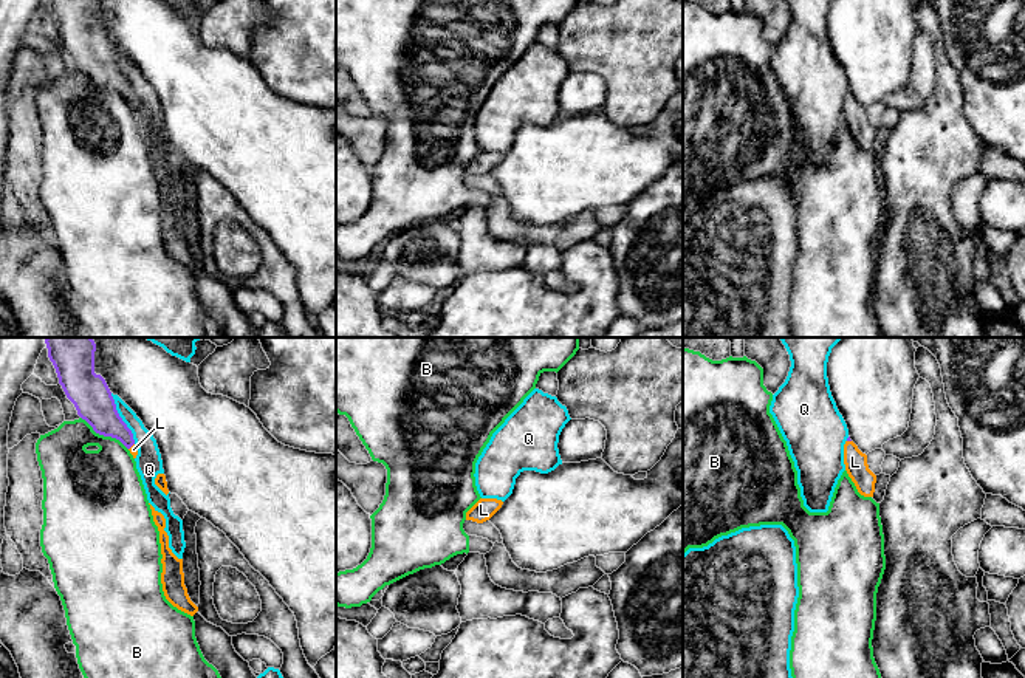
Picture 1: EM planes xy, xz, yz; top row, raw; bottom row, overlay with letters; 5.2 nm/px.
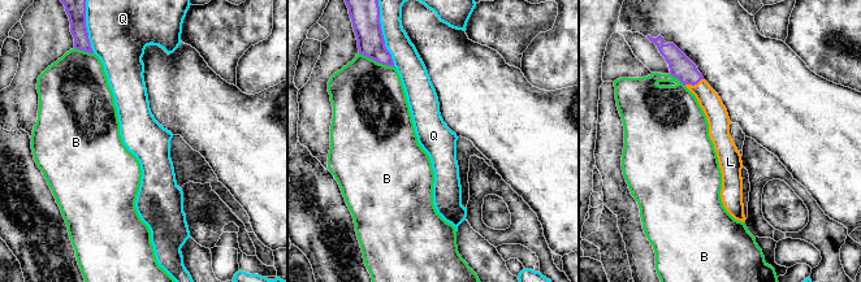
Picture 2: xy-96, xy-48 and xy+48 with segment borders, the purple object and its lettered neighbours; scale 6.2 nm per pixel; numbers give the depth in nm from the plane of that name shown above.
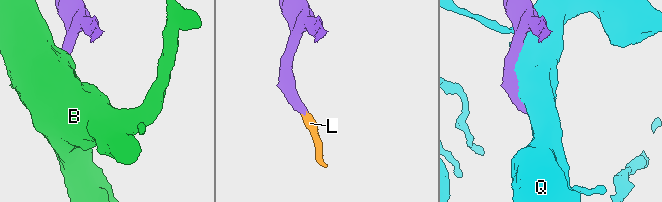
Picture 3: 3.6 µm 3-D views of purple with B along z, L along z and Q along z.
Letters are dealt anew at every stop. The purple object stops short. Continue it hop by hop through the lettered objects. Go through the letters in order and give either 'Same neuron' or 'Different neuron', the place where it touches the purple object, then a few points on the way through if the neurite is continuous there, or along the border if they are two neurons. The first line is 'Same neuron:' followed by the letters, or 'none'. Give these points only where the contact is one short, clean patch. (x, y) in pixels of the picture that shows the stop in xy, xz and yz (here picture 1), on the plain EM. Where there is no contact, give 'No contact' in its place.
Same neuron: L
B: Different neuron. Touches purple at xy (104, 89)
L: Same neuron. Touches purple at xy (132, 98). Path across: xy (99, 64), (132, 98), (133, 102)
Q: Different neuron. Touches purple at xy (121, 71)

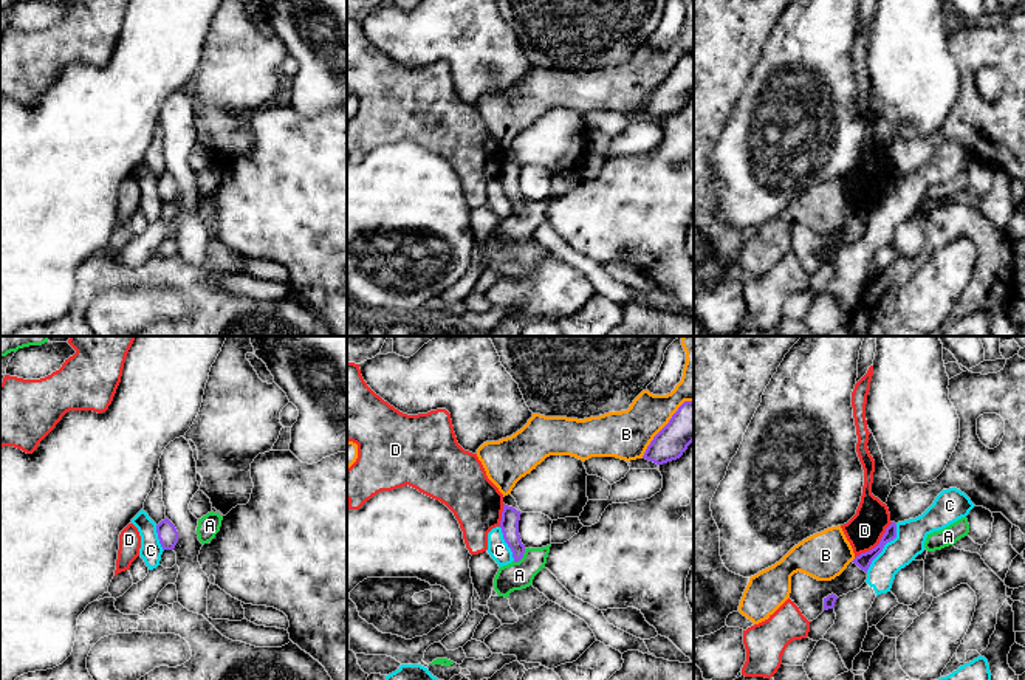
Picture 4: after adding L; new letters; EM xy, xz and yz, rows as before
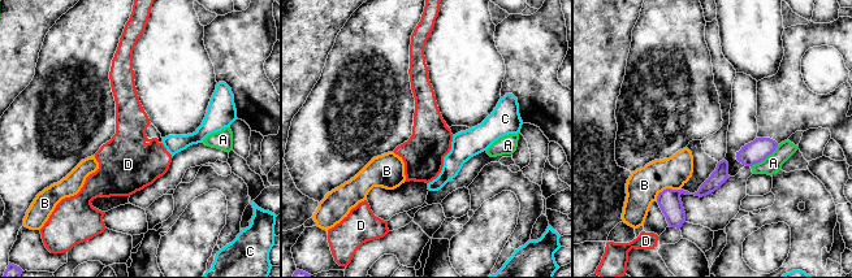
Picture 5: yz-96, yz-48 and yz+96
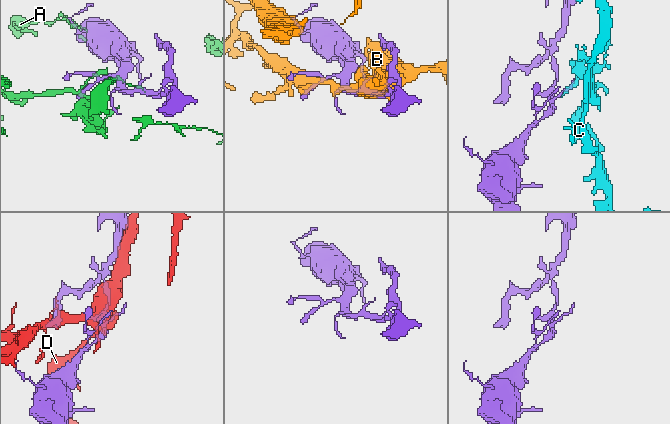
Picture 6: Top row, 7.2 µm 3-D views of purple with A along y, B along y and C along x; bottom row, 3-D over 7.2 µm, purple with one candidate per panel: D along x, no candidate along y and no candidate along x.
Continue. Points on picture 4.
Same neuron: none
A: Different neuron. Touches purple at xz (522, 209)
B: Different neuron. Touches purple at xz (665, 79)
C: Different neuron. Touches purple at yz (883, 200). Boundary: yz (897, 177), (897, 188), (884, 199), (866, 225)
D: Different neuron. Touches purple at yz (878, 197)

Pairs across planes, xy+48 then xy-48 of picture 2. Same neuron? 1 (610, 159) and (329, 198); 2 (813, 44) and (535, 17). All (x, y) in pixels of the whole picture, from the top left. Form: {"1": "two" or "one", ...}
{"1": "two", "2": "two"}

